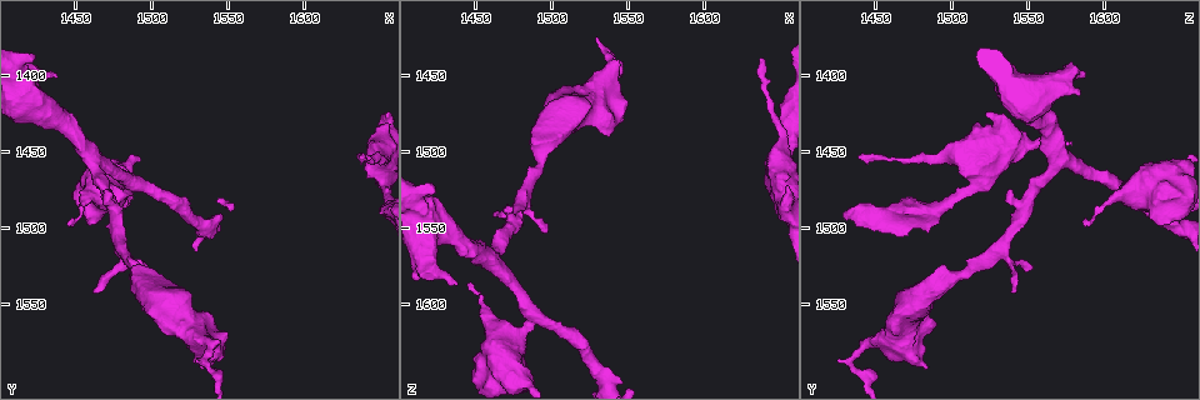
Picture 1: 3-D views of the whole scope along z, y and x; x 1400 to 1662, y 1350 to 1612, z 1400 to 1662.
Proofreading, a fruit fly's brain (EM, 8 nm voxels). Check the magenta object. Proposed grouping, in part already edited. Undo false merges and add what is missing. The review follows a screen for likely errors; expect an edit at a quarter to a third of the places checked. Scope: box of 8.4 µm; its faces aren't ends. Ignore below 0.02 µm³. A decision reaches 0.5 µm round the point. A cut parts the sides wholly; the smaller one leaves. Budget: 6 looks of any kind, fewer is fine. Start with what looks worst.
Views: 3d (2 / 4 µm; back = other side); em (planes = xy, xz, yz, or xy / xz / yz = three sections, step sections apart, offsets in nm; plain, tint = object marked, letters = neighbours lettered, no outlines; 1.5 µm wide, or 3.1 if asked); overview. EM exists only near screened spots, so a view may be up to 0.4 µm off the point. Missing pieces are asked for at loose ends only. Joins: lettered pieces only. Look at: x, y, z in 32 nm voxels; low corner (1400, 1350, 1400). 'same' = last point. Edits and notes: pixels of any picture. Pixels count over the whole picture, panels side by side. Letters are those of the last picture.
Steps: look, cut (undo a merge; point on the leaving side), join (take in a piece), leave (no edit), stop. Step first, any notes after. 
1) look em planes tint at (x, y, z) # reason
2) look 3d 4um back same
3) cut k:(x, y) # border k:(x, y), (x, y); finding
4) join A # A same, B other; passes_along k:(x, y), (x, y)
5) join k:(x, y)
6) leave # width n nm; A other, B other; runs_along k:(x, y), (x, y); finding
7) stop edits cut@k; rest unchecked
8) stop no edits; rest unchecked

look 3d 2um back at (1494, 1530, 1550) # free end

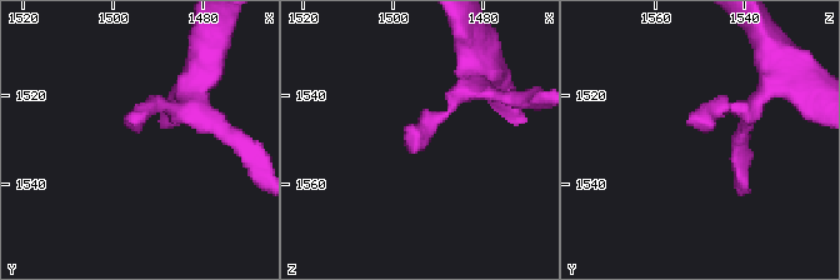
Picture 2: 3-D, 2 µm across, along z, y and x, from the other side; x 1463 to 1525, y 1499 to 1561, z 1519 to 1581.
look em planes letters at (1494, 1528, 1551) # now the EM

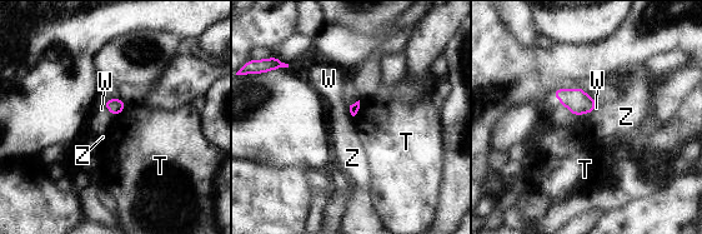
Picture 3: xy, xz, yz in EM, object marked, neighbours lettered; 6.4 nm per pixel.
leave # longest_contact T 120 nm; T other, W other, Z other; no lettered piece goes on from it

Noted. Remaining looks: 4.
look 3d 4um at (1536, 1588, 1434) # abrupt turn

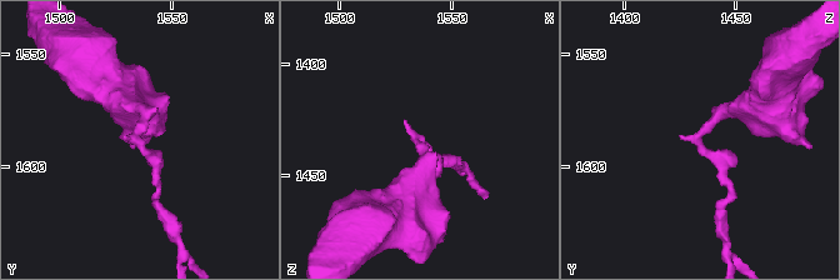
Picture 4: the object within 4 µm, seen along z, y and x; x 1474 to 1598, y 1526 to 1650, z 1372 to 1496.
look em planes tint at (1535, 1587, 1434)

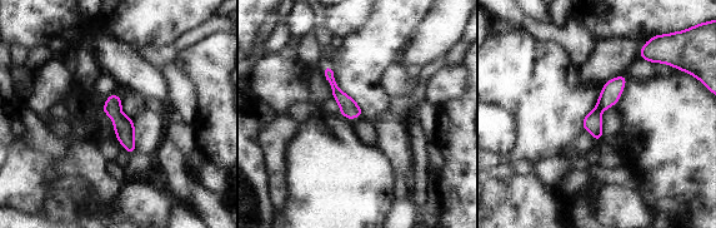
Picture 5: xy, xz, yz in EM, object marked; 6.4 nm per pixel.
look em planes letters same # what lies round it

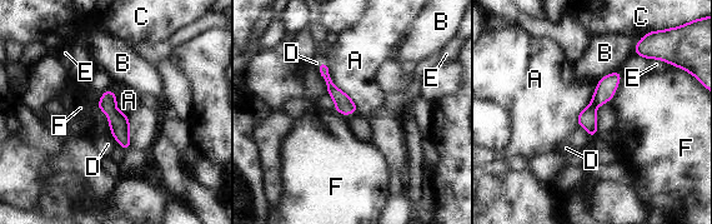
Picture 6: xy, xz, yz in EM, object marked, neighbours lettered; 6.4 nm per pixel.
leave # A other, B other, C other, D other, E other, F other; runs_along 6:(617, 74), (591, 108), (591, 133); one cell here

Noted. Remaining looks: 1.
look em planes letters at (1486, 1470, 1606) # branch point

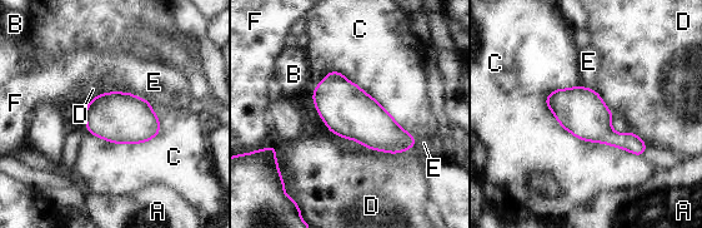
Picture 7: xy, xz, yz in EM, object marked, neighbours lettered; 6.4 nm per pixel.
leave # longest_contact C 750 nm; A other, B other, C other, D other, E other, F other; continuous, no second cell

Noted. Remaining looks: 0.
stop no edits; rest unchecked

